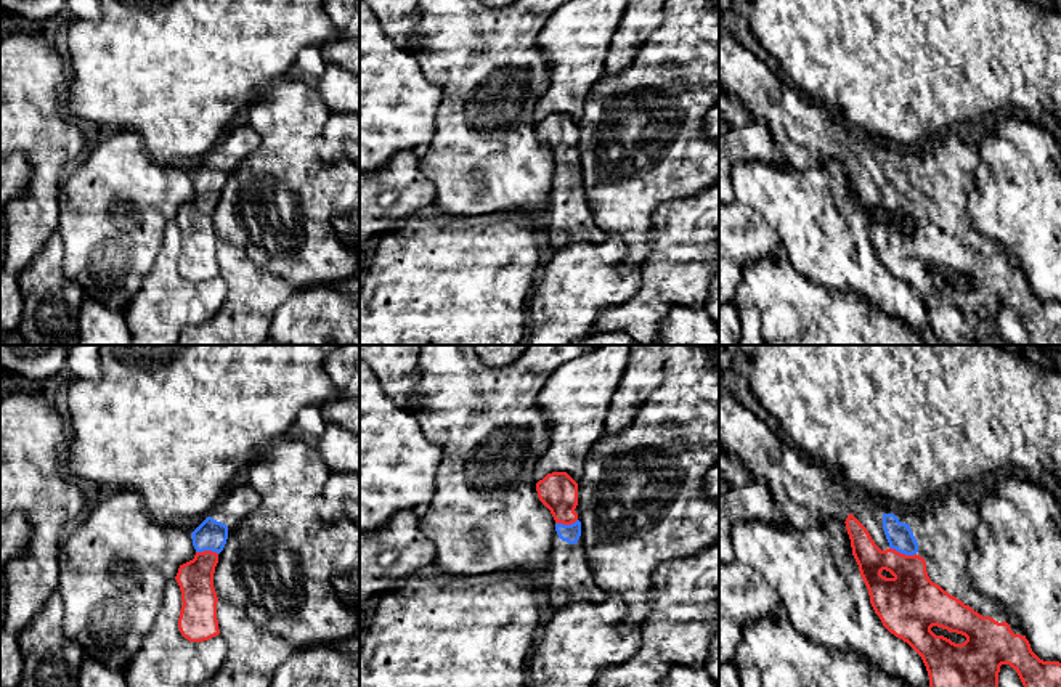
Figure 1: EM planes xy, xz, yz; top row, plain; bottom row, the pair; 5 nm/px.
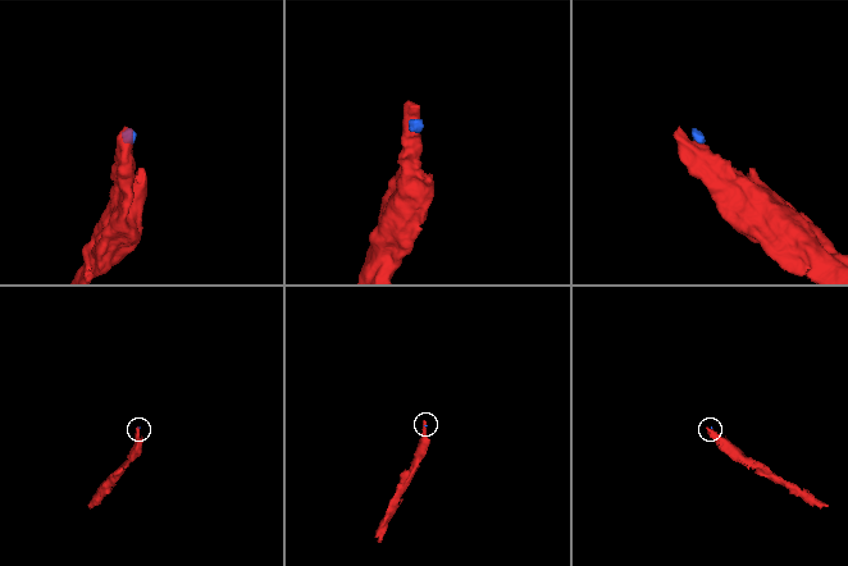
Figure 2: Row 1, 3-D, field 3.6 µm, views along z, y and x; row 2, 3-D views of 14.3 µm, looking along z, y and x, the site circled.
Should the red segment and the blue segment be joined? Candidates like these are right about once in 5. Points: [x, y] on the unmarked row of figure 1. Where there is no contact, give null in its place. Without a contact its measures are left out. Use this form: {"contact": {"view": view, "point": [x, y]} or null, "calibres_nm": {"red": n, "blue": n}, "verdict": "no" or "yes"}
{"contact": {"view": "yz", "point": [902, 195]}, "calibres_nm": {"red": 300, "blue": 130}, "verdict": "yes"}

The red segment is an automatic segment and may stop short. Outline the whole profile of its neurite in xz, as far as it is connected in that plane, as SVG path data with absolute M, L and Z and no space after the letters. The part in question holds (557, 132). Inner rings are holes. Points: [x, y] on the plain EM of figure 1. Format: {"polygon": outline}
{"polygon": "M552 112L536 124L536 132L555 161L559 178L568 185L576 185L581 177L581 162L575 152L578 124L567 112Z"}

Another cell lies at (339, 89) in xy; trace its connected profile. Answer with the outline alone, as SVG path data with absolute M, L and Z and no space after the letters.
M326 64L316 88L331 112L360 116L360 74L348 72L335 64Z

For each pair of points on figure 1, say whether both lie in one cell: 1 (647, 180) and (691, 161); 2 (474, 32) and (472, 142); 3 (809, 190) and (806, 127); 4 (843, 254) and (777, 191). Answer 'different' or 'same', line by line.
1: same
2: same
3: different
4: same

